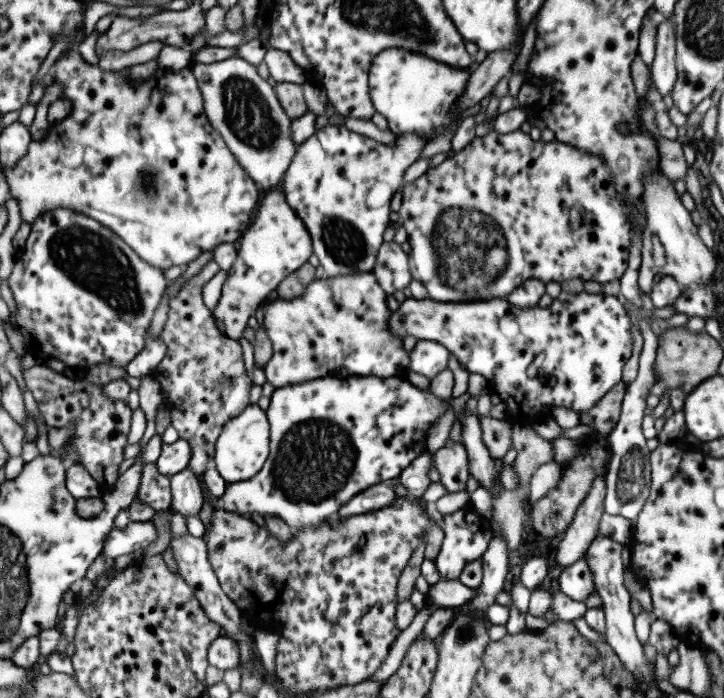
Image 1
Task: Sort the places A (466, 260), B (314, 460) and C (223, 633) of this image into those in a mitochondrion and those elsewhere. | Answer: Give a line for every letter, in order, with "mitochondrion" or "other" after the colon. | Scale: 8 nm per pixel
A: mitochondrion
B: mitochondrion
C: other

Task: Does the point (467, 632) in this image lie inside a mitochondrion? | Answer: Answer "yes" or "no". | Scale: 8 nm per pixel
yes

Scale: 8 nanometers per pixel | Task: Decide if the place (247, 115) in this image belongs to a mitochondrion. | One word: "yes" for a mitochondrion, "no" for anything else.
yes

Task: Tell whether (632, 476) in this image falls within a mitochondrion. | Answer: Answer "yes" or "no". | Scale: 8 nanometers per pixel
yes

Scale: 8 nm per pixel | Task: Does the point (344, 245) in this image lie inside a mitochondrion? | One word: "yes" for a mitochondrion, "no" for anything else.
yes

